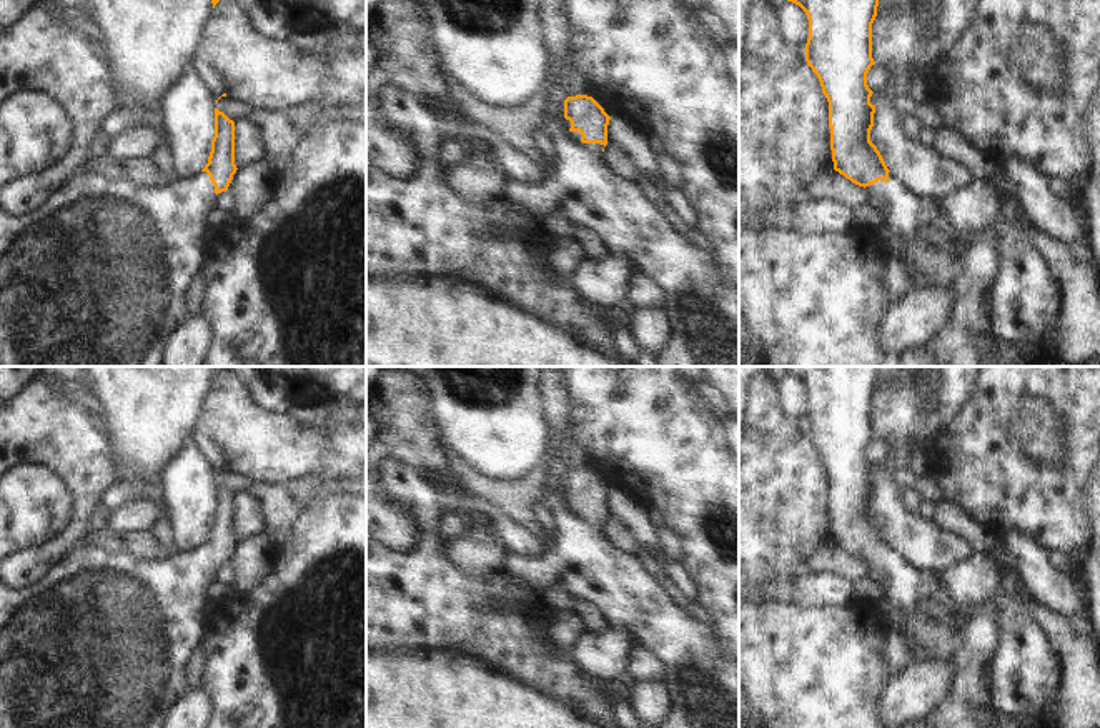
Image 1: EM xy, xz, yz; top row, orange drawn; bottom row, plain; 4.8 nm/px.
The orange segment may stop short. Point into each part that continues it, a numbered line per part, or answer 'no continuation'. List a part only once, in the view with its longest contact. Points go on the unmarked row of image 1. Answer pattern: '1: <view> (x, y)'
1: xz (596, 522)

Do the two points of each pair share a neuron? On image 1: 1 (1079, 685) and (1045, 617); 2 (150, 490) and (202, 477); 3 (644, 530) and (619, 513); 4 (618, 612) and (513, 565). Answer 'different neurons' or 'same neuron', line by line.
1: same neuron
2: different neurons
3: same neuron
4: same neuron

